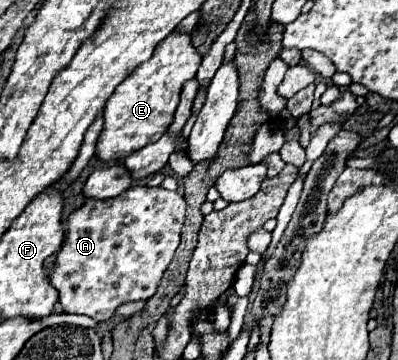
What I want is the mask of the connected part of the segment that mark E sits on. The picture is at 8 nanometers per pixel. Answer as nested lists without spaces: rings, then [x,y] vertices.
[[[173,33],[161,41],[153,57],[141,63],[109,97],[105,105],[105,125],[97,139],[95,155],[101,161],[125,159],[133,151],[161,139],[173,123],[183,83],[195,77],[199,65],[201,55],[197,55],[197,49],[189,45],[189,35]]]

